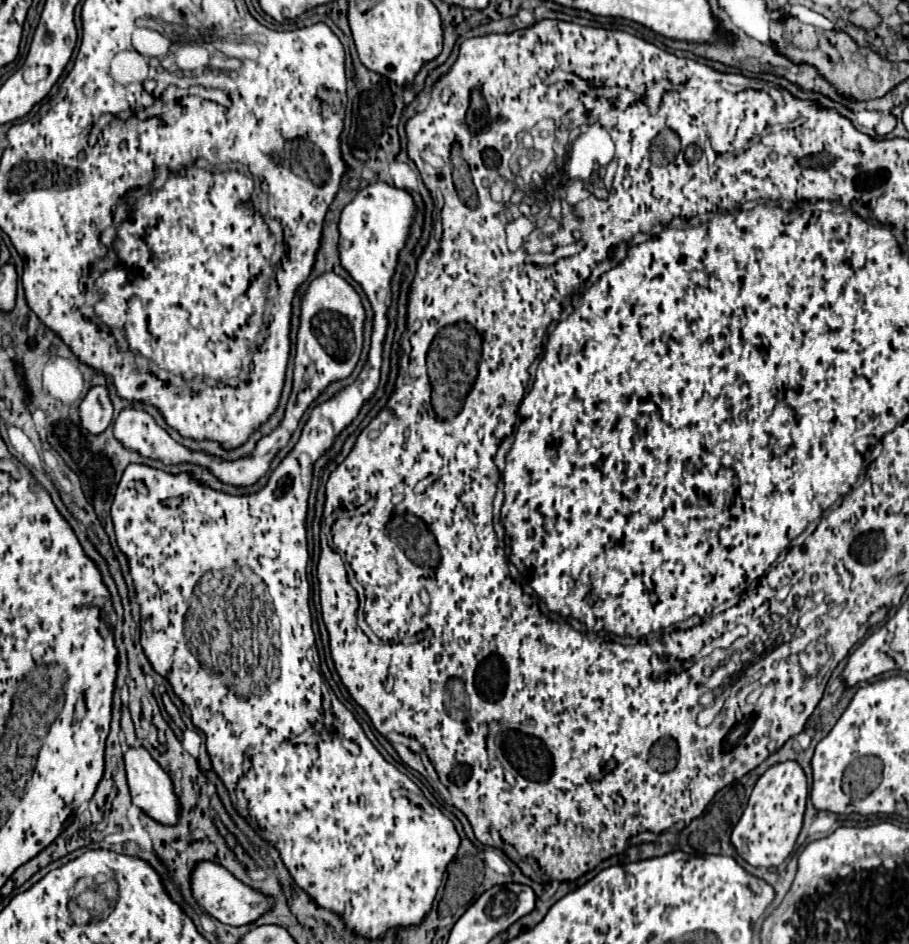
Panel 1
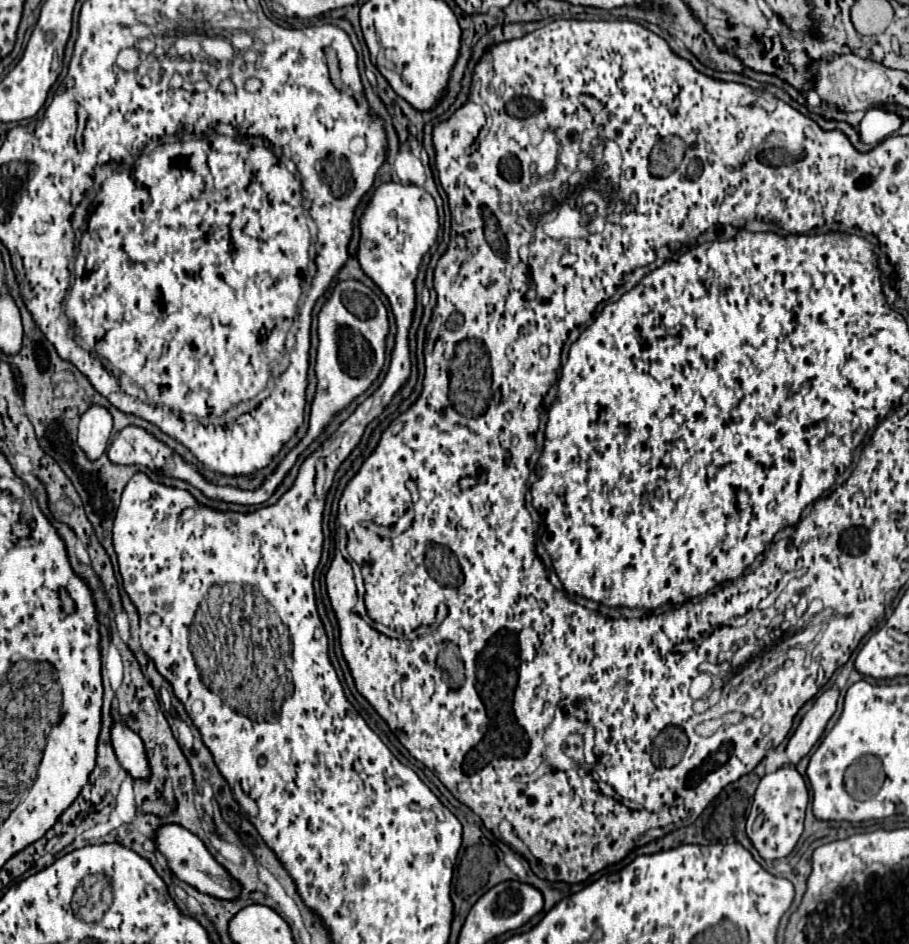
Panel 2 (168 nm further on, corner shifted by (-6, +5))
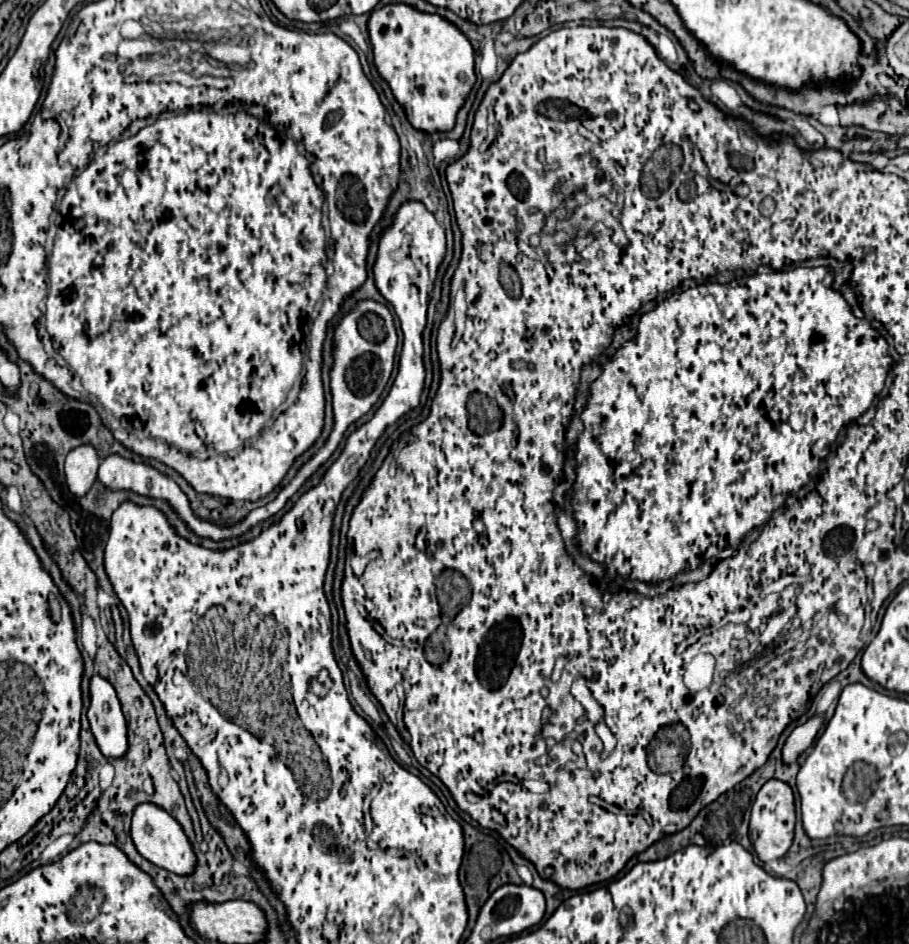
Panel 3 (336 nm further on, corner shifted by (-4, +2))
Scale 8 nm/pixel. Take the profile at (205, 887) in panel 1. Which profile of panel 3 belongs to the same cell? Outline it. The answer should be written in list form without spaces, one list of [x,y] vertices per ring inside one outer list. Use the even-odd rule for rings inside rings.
[[[152,803],[138,805],[134,811],[134,817],[132,817],[130,835],[132,835],[132,841],[138,849],[138,853],[142,857],[146,857],[150,863],[154,863],[156,867],[168,869],[170,873],[176,873],[176,875],[188,875],[188,873],[196,871],[196,853],[188,841],[188,837],[184,835],[180,823],[174,817],[170,817],[164,809],[156,807]]]

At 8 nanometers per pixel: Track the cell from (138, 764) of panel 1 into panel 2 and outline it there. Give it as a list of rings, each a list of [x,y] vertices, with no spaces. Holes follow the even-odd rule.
[[[112,708],[110,710],[112,716],[112,728],[110,728],[110,740],[112,740],[112,748],[114,754],[120,762],[120,766],[132,776],[132,778],[146,778],[146,774],[150,774],[148,762],[146,762],[146,750],[142,740],[138,738],[138,734],[134,730],[130,730],[122,716]]]

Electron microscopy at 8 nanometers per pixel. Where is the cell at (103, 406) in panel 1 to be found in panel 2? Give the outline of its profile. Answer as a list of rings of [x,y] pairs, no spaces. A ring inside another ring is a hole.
[[[90,406],[80,418],[78,426],[78,446],[86,454],[88,460],[98,460],[106,446],[112,432],[112,416],[102,406]]]

